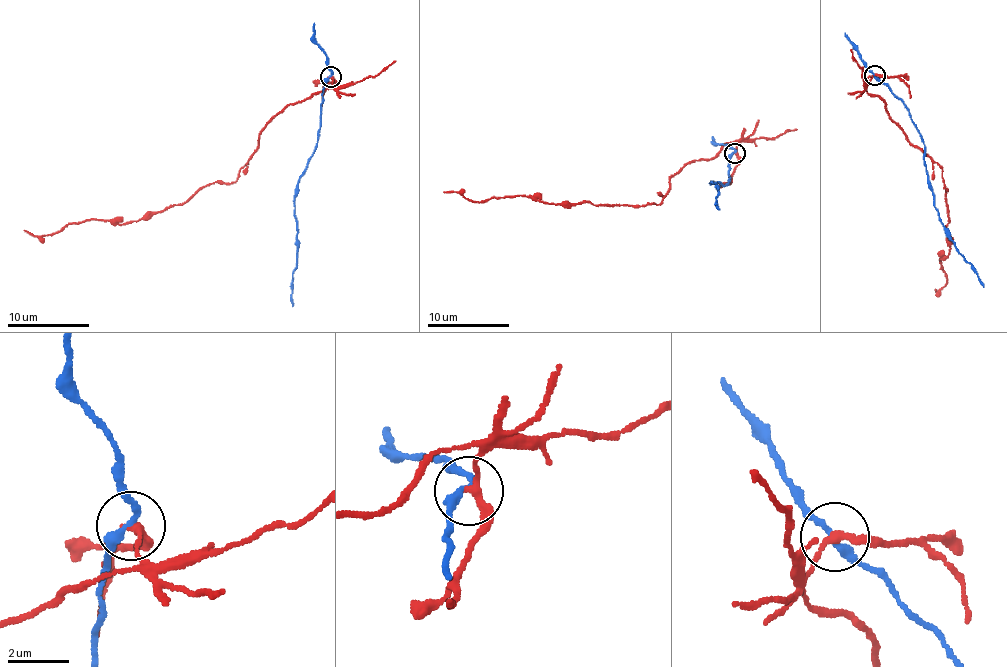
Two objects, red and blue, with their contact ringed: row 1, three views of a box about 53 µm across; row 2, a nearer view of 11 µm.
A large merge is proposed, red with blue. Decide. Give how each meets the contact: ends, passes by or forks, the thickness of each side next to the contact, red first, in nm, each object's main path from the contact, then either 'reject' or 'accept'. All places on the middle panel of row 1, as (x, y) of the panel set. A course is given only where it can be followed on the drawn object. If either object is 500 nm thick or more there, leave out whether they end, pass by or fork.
red passes by; blue passes by; calibres 200 and 200 nm; course red (734, 153), (729, 142), (693, 160), (651, 205), (443, 192); course blue (734, 151), (729, 165), (730, 178), (724, 186), (712, 181), (716, 185), (716, 202), (720, 208); reject

